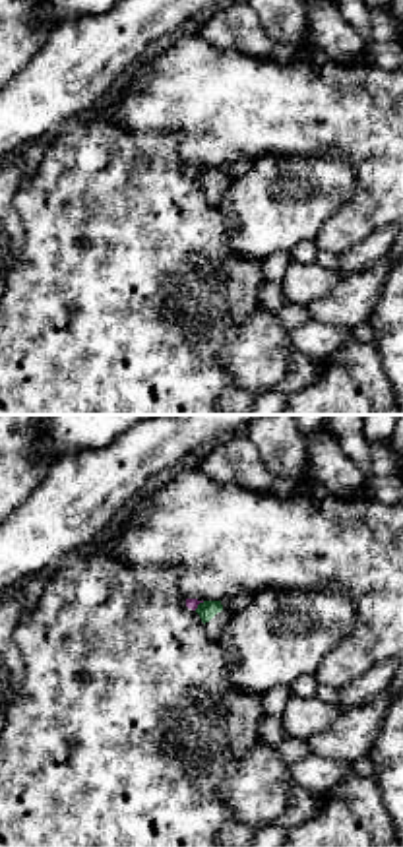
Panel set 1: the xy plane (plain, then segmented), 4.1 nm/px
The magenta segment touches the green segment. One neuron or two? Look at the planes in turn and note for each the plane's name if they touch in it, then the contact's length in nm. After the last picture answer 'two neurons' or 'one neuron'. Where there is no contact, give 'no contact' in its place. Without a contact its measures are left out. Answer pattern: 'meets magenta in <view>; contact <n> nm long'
meets magenta in xy; contact 60 nm long

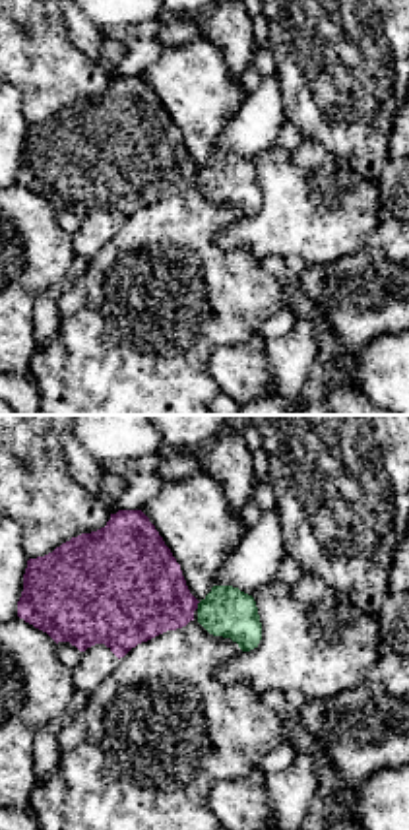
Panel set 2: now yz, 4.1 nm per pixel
meets magenta in yz; contact 40 nm long

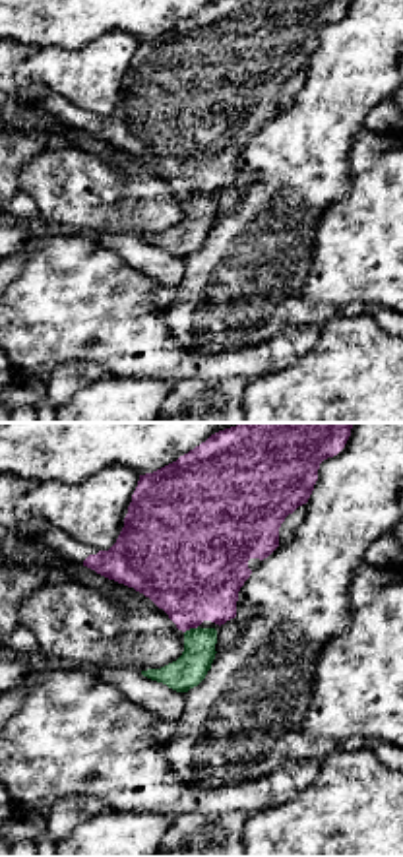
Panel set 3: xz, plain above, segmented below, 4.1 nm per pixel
meets magenta in xz; contact 70 nm long

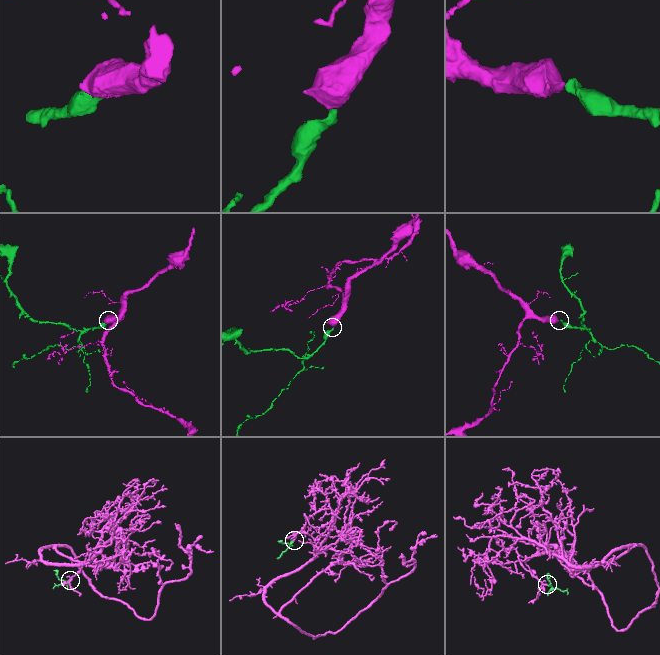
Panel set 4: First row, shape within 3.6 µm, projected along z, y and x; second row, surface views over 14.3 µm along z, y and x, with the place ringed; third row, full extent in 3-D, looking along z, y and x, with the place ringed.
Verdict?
one neuron

